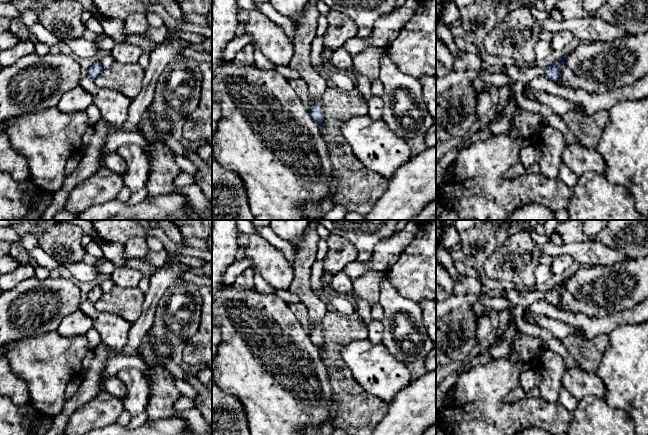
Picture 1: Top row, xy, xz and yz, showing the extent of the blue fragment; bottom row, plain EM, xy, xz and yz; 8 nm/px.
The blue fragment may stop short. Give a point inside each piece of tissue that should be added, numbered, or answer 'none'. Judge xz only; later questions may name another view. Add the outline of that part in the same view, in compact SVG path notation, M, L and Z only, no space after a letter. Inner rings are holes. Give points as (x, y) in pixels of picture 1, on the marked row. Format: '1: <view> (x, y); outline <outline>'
1: xz (305, 22); outline M308 2L299 14L290 19L295 25L295 33L289 66L302 75L308 86L308 94L314 98L315 105L321 103L327 89L327 80L314 70L310 59L311 43L316 37L318 18L316 2Z

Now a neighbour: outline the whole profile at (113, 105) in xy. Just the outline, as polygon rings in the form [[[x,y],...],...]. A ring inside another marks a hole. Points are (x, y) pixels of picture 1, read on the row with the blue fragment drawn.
[[[85,75],[80,86],[93,96],[93,104],[101,113],[101,119],[116,128],[122,127],[128,119],[132,99],[120,91],[108,87],[98,87],[94,79]]]

